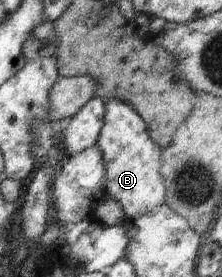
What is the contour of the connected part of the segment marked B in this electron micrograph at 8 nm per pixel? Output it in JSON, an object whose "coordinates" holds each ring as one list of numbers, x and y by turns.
{"coordinates":[[119,98,109,99,105,103,106,115,96,144,103,155,106,180,104,190,108,198,118,201,128,222,165,202,166,186,160,171,163,168,162,150,151,140,144,120,129,103]]}

